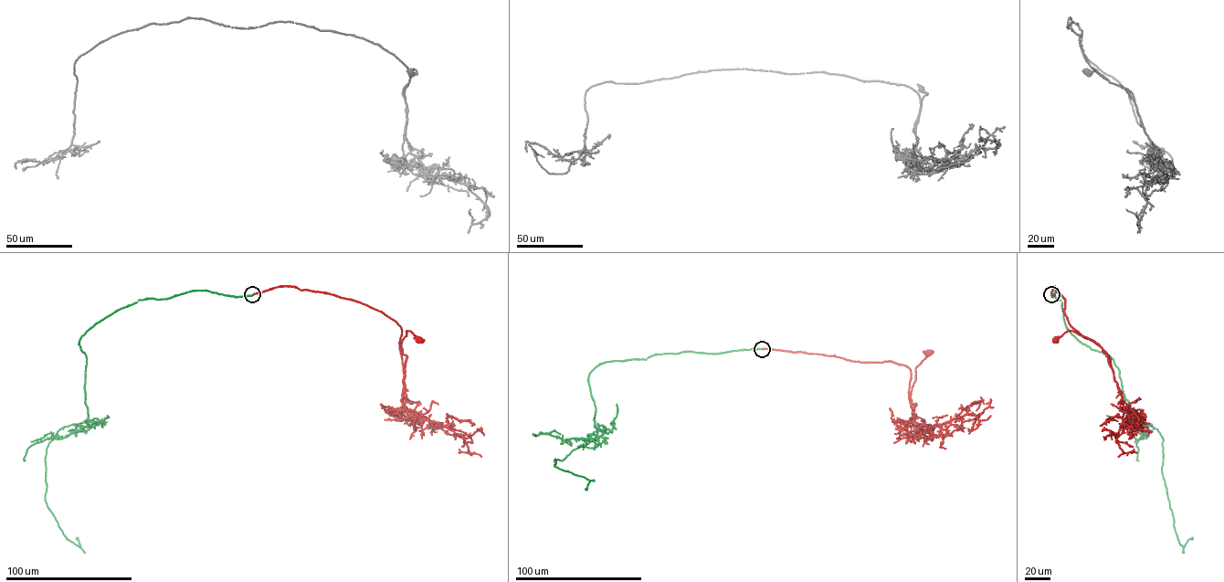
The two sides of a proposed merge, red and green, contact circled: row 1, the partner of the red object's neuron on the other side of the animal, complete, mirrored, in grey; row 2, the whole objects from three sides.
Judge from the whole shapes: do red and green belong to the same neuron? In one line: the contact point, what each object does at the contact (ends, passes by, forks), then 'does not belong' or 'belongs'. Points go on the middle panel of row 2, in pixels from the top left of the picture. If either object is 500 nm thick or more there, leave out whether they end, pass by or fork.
(762, 349) | red ends | green ends | belongs

